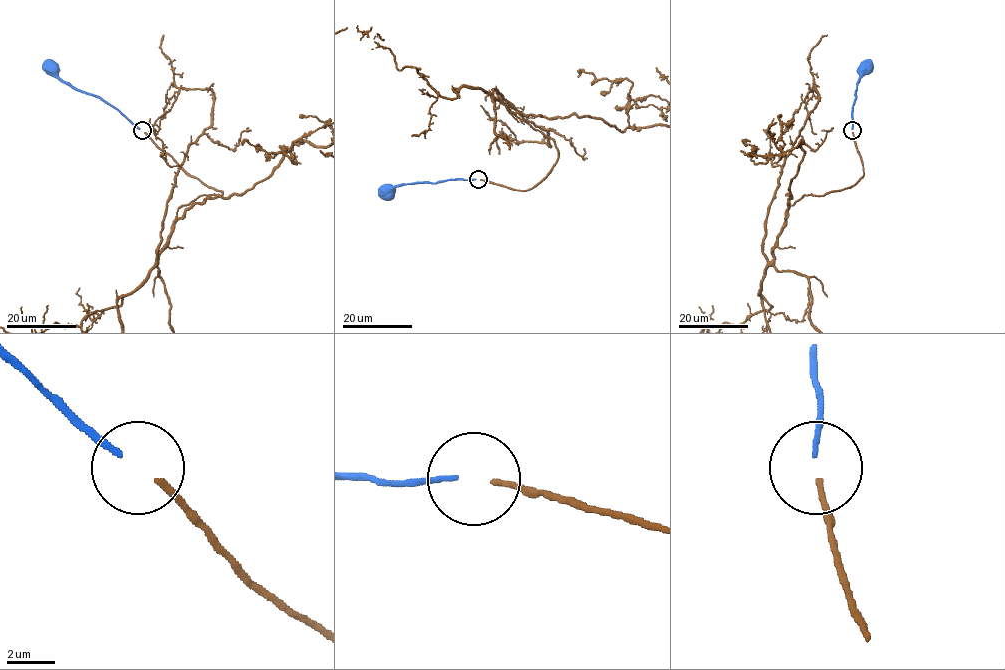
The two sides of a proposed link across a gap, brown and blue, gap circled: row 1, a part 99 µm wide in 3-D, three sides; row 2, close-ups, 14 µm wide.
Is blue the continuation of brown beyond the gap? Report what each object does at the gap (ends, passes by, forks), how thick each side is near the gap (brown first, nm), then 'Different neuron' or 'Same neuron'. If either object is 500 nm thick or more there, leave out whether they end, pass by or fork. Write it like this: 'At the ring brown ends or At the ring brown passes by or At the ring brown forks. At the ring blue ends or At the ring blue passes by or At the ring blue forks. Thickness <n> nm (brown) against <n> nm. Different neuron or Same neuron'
At the ring brown ends. At the ring blue ends. Thickness 240 nm (brown) against 240 nm. Same neuron

